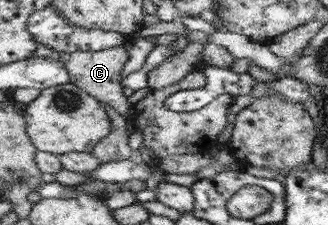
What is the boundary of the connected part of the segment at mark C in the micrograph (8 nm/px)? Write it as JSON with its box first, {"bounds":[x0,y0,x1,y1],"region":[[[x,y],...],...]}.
{"bounds":[56,45,132,119],"region":[[[123,45],[101,51],[75,51],[73,53],[57,54],[56,58],[64,63],[70,75],[70,82],[83,88],[89,95],[96,96],[101,102],[109,103],[125,119],[132,119],[132,105],[123,94],[120,75],[123,64],[129,59],[129,52]]]}

